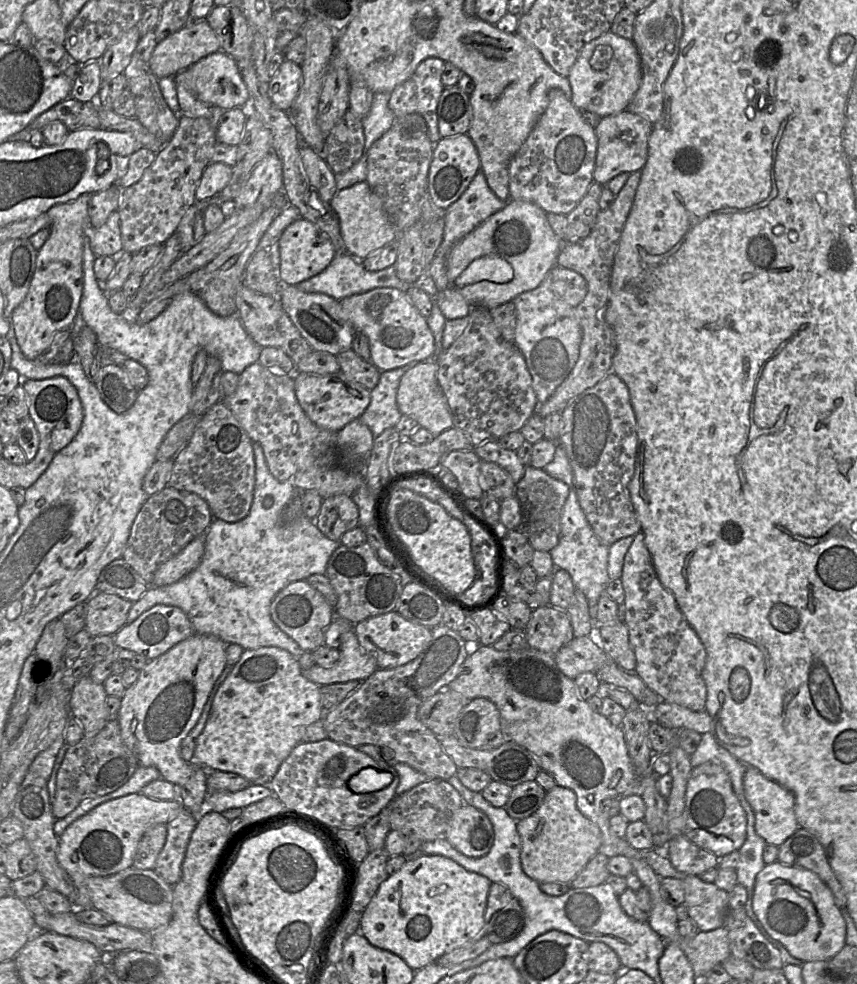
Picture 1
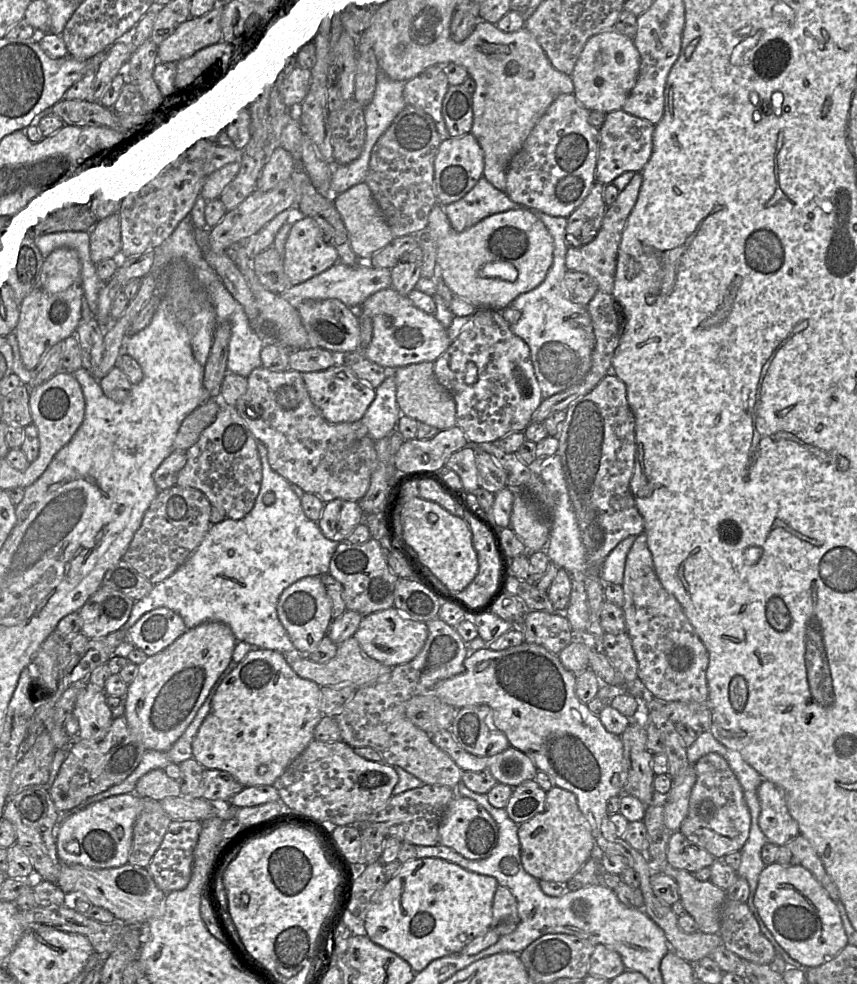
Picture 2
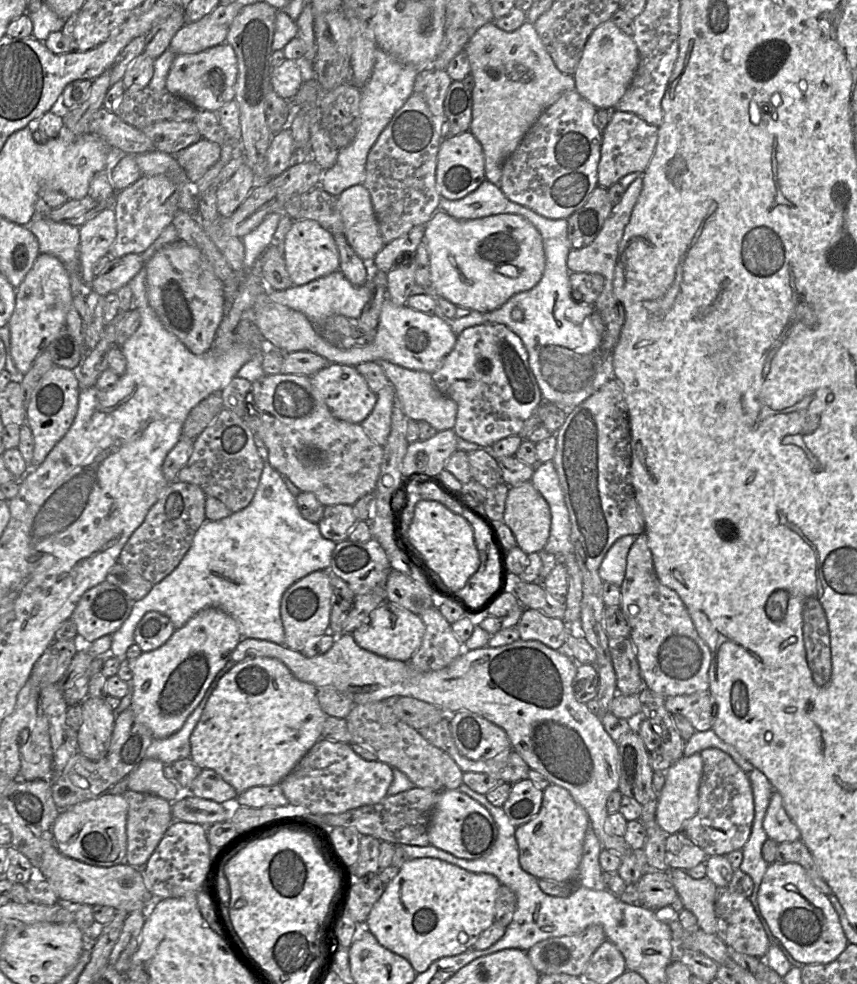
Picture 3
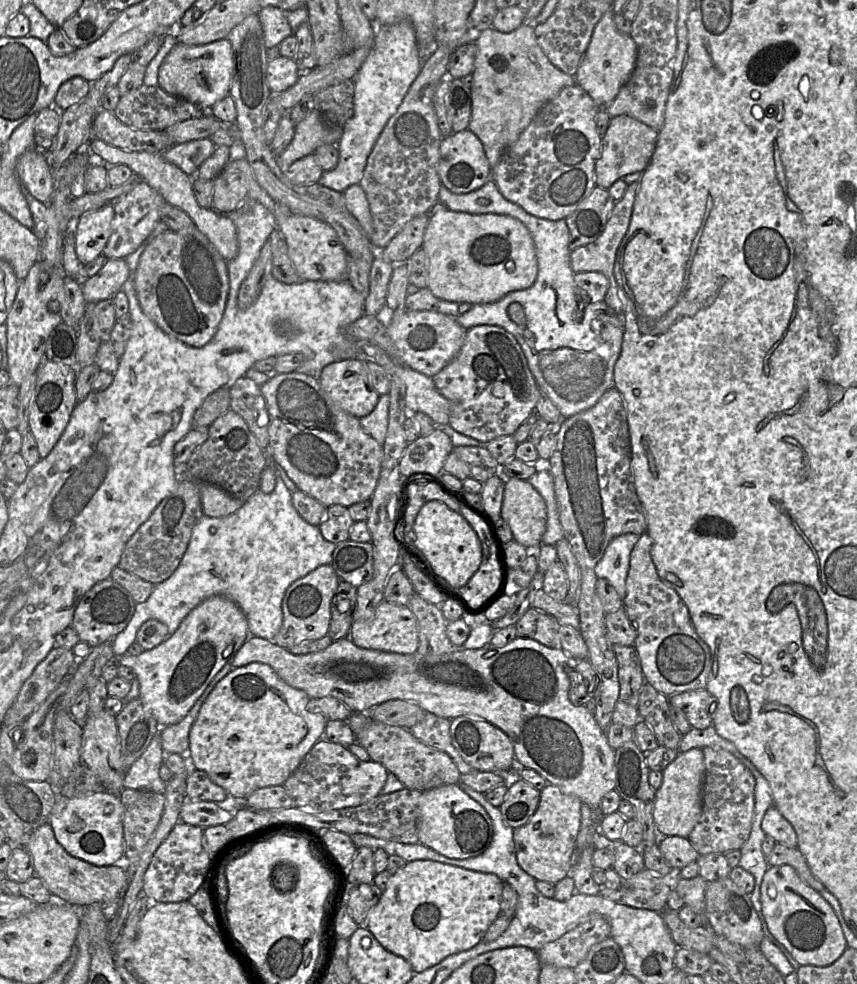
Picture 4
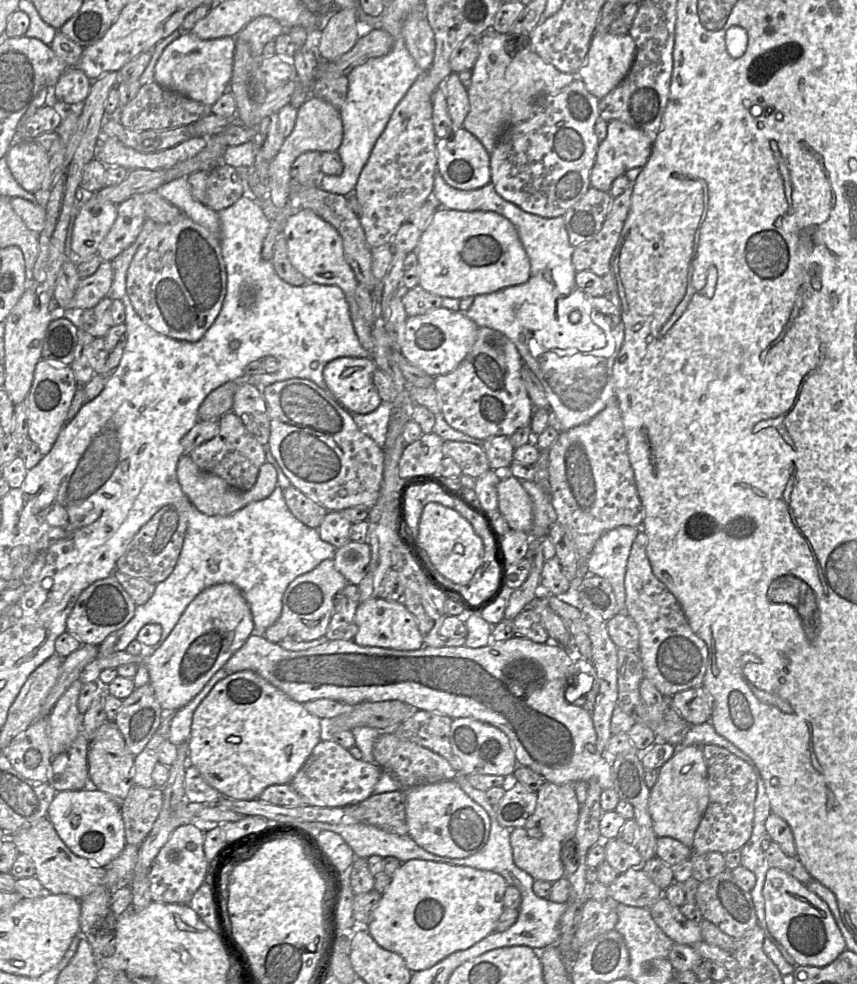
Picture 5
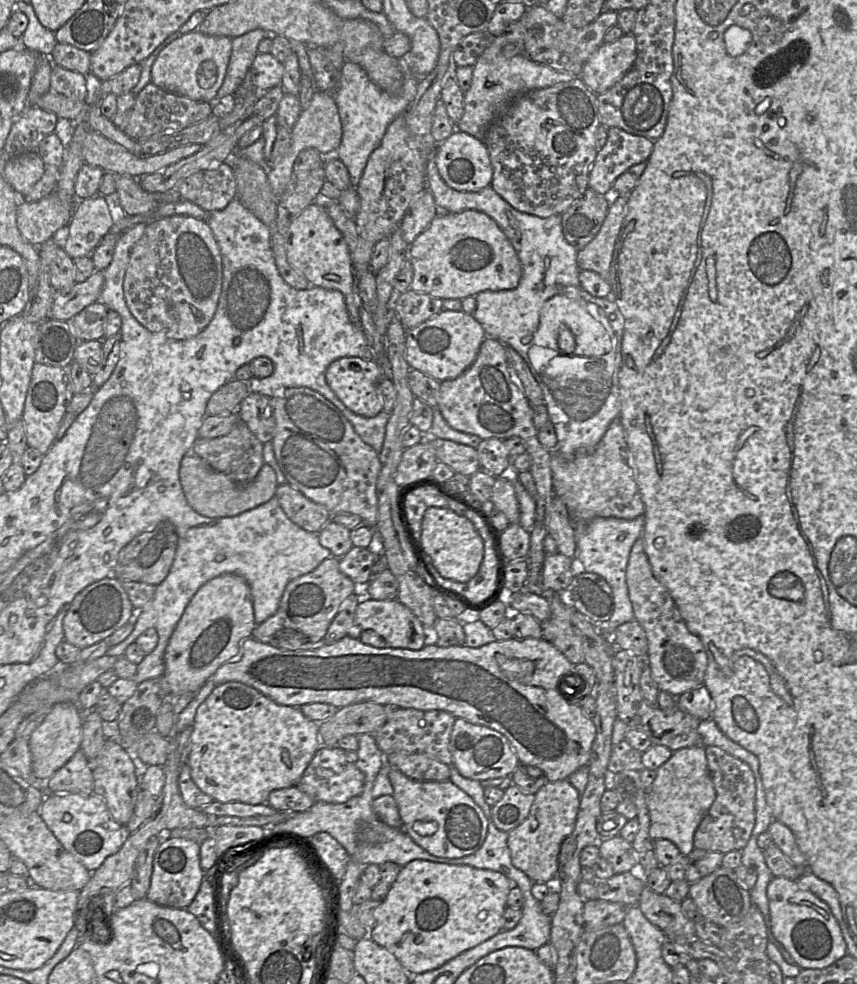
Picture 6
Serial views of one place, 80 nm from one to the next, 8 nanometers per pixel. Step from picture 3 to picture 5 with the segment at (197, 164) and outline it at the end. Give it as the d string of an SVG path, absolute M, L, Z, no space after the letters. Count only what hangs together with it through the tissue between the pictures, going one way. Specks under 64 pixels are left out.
M101 135L95 146L95 159L106 166L121 166L128 171L136 169L155 170L172 167L197 155L206 144L206 137L193 137L172 148L146 154L124 146L117 139Z

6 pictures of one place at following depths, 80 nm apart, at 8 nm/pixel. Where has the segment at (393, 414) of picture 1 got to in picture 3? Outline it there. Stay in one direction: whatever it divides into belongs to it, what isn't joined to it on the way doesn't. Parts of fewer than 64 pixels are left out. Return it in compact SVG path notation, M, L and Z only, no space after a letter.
M389 383L377 393L377 401L373 410L360 423L367 434L382 447L385 445L391 430L394 403L395 389Z

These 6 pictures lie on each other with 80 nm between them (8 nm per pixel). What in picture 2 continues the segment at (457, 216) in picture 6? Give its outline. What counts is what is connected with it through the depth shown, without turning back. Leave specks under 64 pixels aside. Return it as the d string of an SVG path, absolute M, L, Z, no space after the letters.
M436 204L429 214L426 231L431 234L436 243L437 276L440 276L442 278L442 280L449 287L454 296L458 296L460 298L465 299L476 308L489 308L497 311L504 310L505 308L510 306L512 301L519 295L527 293L539 286L545 279L547 272L550 266L552 265L554 250L553 239L550 233L548 232L546 226L537 216L537 213L525 207L518 207L516 209L511 209L505 212L490 215L481 220L480 222L476 223L475 225L471 226L470 228L461 232L457 232L451 226L450 221L447 215L445 214L442 205Z

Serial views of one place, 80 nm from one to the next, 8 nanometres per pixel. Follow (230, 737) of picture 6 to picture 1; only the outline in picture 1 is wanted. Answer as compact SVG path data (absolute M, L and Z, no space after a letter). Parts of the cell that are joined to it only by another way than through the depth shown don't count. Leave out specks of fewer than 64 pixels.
M278 647L246 649L220 685L203 731L196 740L194 761L209 770L236 773L251 784L269 785L281 764L302 742L306 728L323 719L321 687L303 676L297 660Z

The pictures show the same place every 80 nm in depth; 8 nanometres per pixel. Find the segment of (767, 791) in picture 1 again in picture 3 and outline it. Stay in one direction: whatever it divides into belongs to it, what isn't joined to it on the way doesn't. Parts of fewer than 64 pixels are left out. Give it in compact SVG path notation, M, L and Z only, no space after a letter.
M774 791L763 820L763 829L768 838L777 843L794 842L801 838L796 824L787 815L783 806L782 796Z

